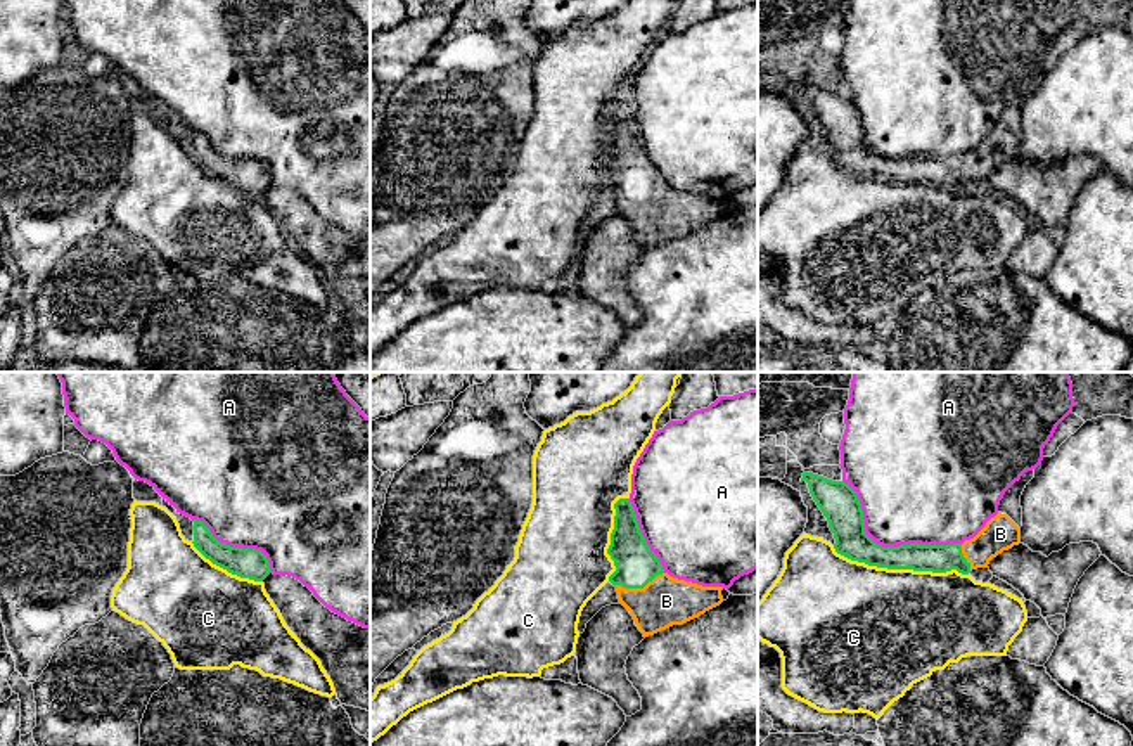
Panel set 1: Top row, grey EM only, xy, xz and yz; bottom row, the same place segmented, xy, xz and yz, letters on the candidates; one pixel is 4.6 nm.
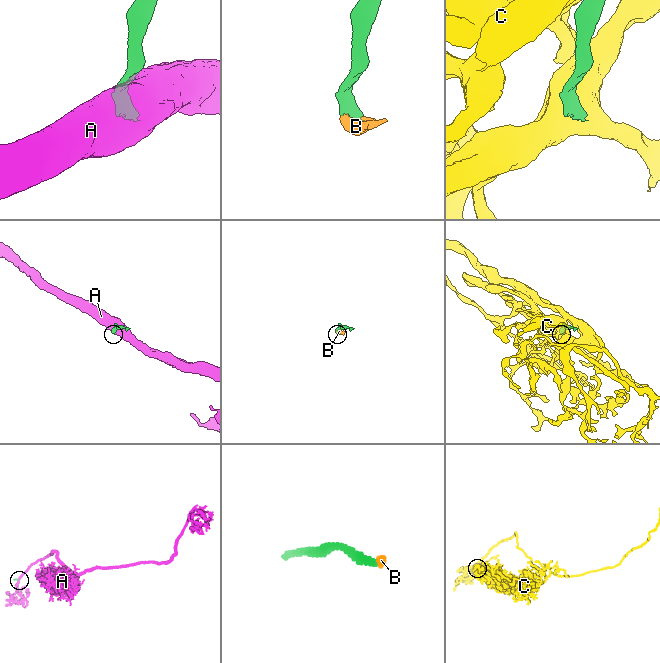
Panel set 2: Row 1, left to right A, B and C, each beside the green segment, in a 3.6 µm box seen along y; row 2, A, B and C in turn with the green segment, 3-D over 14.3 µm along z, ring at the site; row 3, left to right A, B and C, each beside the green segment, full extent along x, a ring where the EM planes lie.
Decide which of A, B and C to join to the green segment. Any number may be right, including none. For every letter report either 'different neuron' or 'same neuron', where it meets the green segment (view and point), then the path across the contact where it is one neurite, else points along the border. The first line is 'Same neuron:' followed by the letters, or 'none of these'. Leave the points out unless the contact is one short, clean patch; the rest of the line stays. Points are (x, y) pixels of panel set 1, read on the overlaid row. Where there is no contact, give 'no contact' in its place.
Same neuron: B
A: different neuron; contact yz (888, 547)
B: same neuron; contact xz (639, 587); way xz (635, 563), (639, 587), (656, 601), (666, 601)
C: different neuron; contact yz (900, 568)

